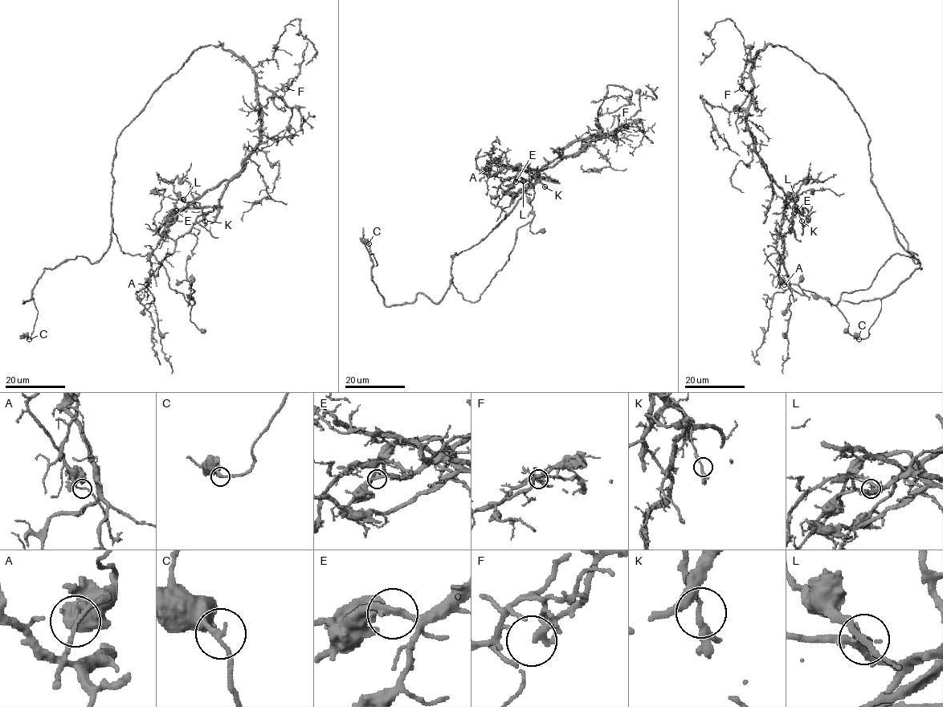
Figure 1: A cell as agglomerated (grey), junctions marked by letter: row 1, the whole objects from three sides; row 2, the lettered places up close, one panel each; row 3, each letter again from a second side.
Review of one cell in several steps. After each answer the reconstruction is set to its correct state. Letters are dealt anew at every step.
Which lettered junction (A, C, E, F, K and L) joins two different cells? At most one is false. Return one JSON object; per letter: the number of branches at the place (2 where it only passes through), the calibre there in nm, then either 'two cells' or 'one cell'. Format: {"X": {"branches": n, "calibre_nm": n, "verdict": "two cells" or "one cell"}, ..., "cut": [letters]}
{"A": {"branches": 2, "calibre_nm": 130, "verdict": "two cells"}, "C": {"branches": 2, "calibre_nm": 220, "verdict": "one cell"}, "E": {"branches": 2, "calibre_nm": 240, "verdict": "one cell"}, "F": {"branches": 2, "calibre_nm": 200, "verdict": "one cell"}, "K": {"branches": 2, "calibre_nm": 200, "verdict": "one cell"}, "L": {"branches": 2, "calibre_nm": 160, "verdict": "one cell"}, "cut": ["A"]}

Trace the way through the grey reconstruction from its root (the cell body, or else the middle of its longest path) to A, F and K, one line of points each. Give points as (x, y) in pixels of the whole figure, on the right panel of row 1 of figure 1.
A: (801, 59), (769, 43), (756, 55), (746, 120), (763, 166), (789, 200), (776, 241), (789, 286), (785, 284)
F: (801, 59), (786, 48), (769, 43), (756, 55), (751, 71), (753, 87), (747, 91), (741, 83), (741, 88)
K: (801, 59), (769, 43), (756, 55), (746, 129), (766, 173), (796, 203), (802, 221)

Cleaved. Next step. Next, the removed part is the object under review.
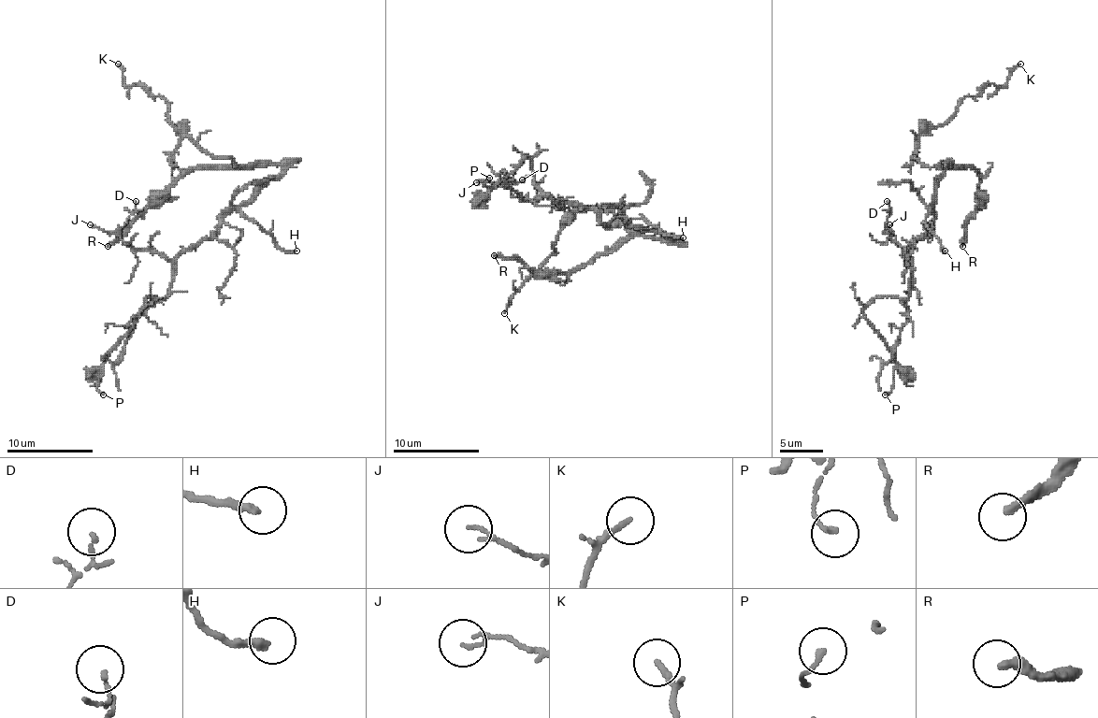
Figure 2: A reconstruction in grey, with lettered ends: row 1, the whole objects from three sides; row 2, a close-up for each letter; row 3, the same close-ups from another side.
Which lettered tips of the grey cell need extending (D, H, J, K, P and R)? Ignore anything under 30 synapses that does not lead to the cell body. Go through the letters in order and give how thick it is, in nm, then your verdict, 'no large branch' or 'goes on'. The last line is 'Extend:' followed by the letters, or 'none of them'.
D: 110 nm thick; no large branch
H: 240 nm thick; no large branch
J: 70 nm thick; no large branch
K: 170 nm thick; no large branch
P: 160 nm thick; no large branch
R: 240 nm thick; goes on
Extend: R

